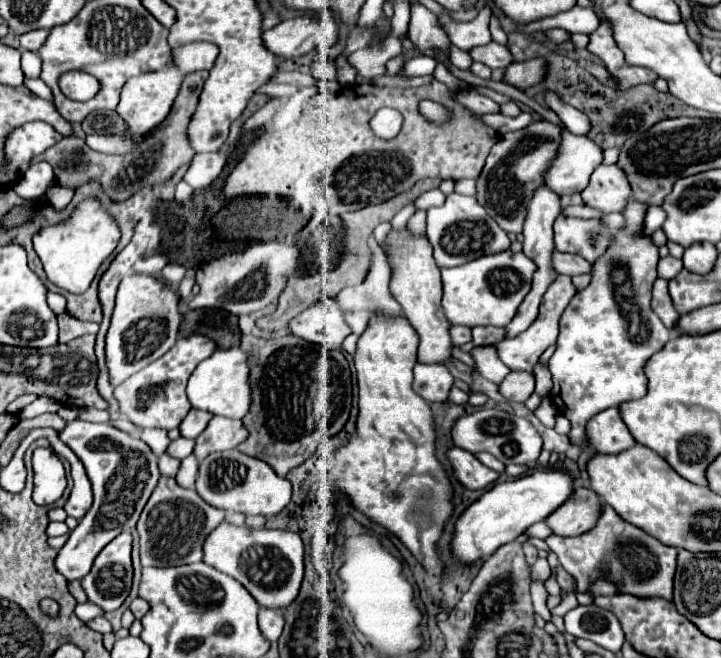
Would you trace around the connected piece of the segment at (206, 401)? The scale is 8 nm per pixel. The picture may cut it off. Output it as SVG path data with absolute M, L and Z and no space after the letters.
M238 346L228 350L216 350L210 358L202 360L200 366L196 366L196 370L188 380L186 392L190 404L198 410L206 410L226 418L244 418L250 412L250 404L252 404L248 354Z

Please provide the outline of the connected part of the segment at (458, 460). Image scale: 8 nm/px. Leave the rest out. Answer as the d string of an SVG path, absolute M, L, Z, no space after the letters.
M452 448L448 452L448 458L454 466L454 476L470 490L480 490L490 486L492 482L498 480L498 472L486 468L484 464L480 464L472 452L466 452L462 448Z

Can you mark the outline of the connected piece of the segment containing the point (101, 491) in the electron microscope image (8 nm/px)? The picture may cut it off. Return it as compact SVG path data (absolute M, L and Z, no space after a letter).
M62 406L58 414L68 422L68 426L60 432L60 438L82 460L94 490L92 508L70 532L66 546L58 552L56 558L56 570L66 580L72 582L82 580L90 572L94 558L108 542L112 542L120 532L132 530L136 526L140 512L144 510L152 490L158 484L160 472L158 472L158 458L154 456L150 446L140 438L132 438L130 434L118 430L112 424L94 424L76 420L76 412L70 406Z

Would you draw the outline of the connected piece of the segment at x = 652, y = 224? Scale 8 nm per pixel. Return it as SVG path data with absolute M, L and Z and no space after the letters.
M650 206L646 210L646 218L644 218L644 228L642 228L642 234L648 234L652 236L664 222L664 210L660 206Z

